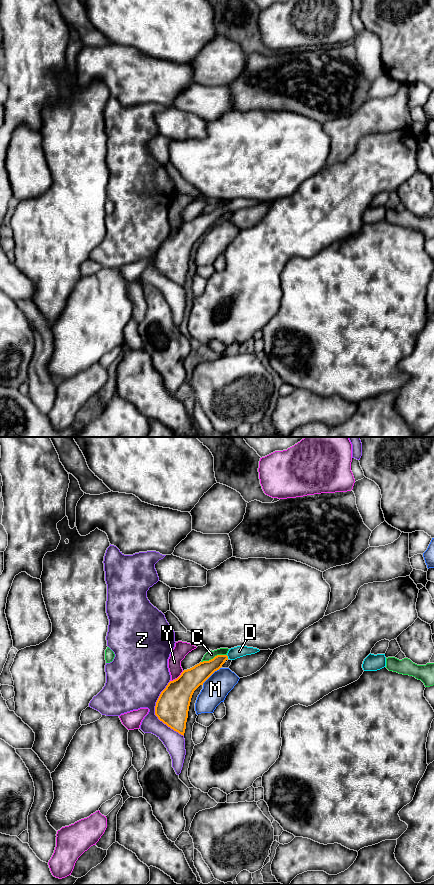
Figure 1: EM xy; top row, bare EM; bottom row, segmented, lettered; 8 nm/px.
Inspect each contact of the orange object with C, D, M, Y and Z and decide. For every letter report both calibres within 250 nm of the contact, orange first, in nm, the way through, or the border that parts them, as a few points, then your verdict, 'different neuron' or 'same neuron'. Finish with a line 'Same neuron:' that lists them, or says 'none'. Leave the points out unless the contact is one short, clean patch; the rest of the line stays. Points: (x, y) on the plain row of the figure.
C: calibres 170 and 70 nm; different neuron
D: calibres 150 and 90 nm; way xy (201, 224), (220, 211), (227, 209), (239, 203); same neuron
M: calibres 180 and 200 nm; different neuron
Y: calibres 260 and 120 nm; different neuron
Z: calibres 260 and 360 nm; different neuron
Same neuron: D

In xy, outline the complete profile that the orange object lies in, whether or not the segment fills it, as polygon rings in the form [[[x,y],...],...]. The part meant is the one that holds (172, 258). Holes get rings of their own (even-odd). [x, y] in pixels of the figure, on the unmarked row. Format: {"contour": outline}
{"contour": [[[237,198],[229,201],[226,207],[217,207],[184,222],[181,227],[168,235],[161,244],[155,258],[155,267],[168,279],[184,288],[188,263],[194,243],[217,222],[226,212],[251,207],[260,202],[253,199]]]}

